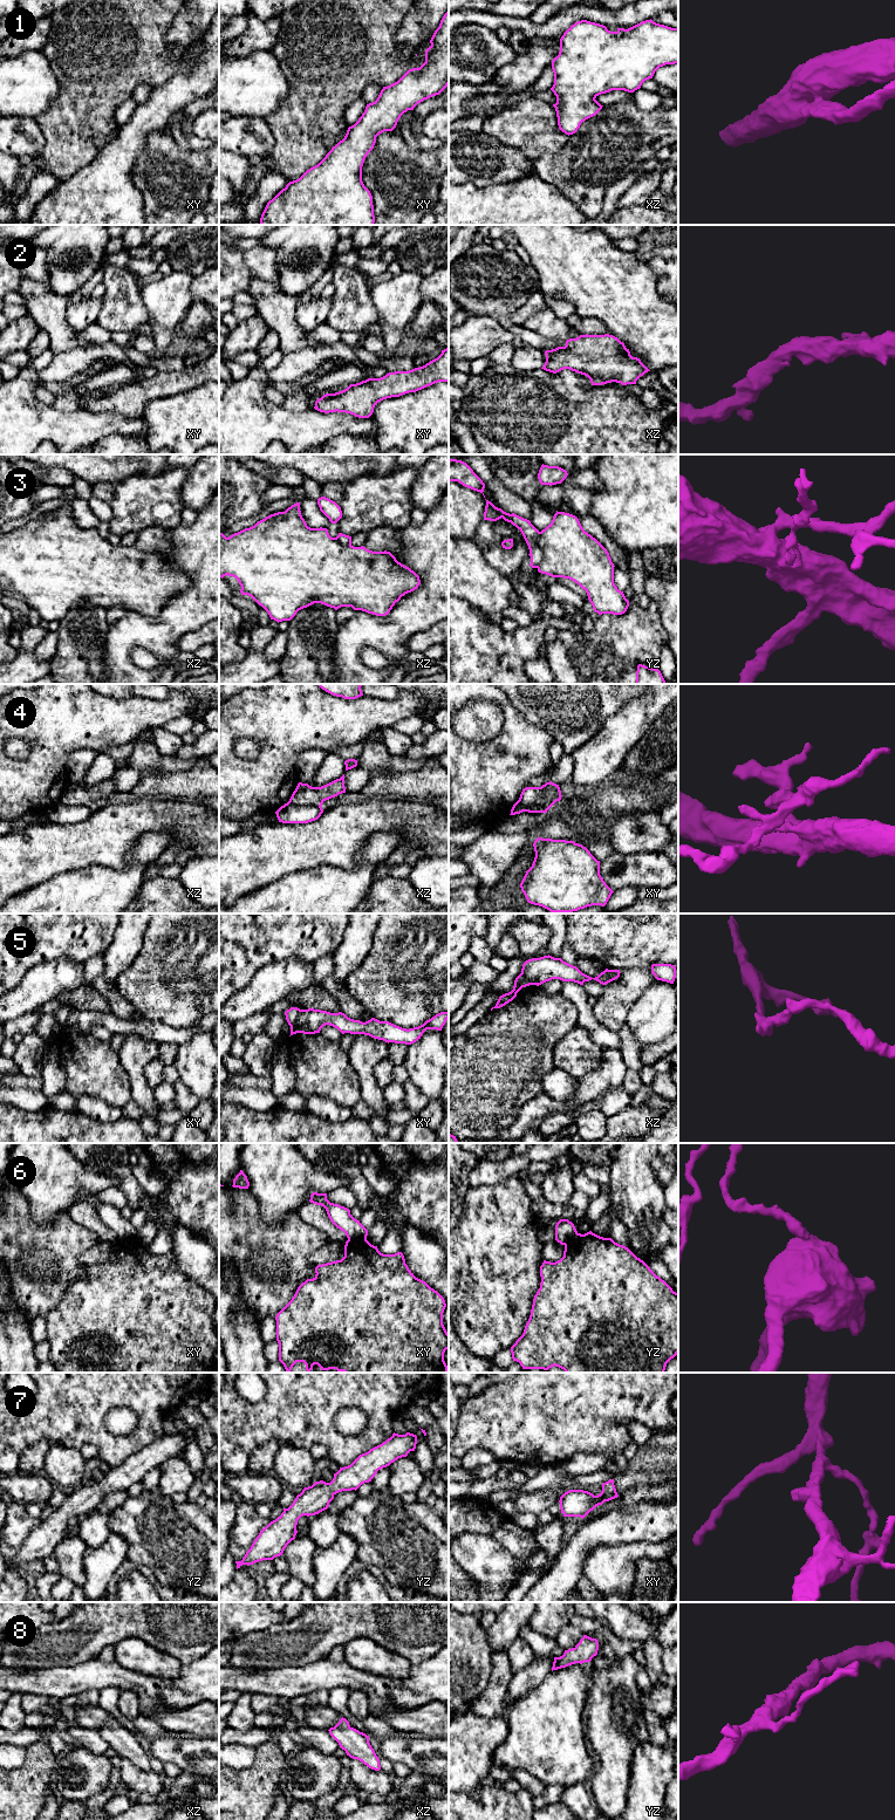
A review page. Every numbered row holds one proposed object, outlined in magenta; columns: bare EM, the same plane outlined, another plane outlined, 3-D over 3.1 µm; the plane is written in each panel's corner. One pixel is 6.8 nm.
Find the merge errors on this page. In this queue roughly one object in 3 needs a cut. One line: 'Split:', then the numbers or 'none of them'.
Split: 3, 4, 5, 6

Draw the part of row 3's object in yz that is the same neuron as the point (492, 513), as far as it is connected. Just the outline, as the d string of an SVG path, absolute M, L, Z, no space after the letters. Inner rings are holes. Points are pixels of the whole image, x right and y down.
M486 500L484 520L497 521L501 518L505 521L511 522L521 532L530 549L528 554L531 556L530 566L532 568L538 568L542 557L541 549L538 545L539 531L531 524L530 520L524 519L514 513L512 514L506 513L501 508L496 507L491 501Z

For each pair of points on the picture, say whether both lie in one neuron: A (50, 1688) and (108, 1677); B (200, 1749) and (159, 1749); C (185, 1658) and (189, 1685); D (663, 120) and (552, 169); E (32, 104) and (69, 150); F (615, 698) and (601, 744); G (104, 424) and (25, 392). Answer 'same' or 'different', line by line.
A: same
B: same
C: different
D: same
E: different
F: different
G: same

